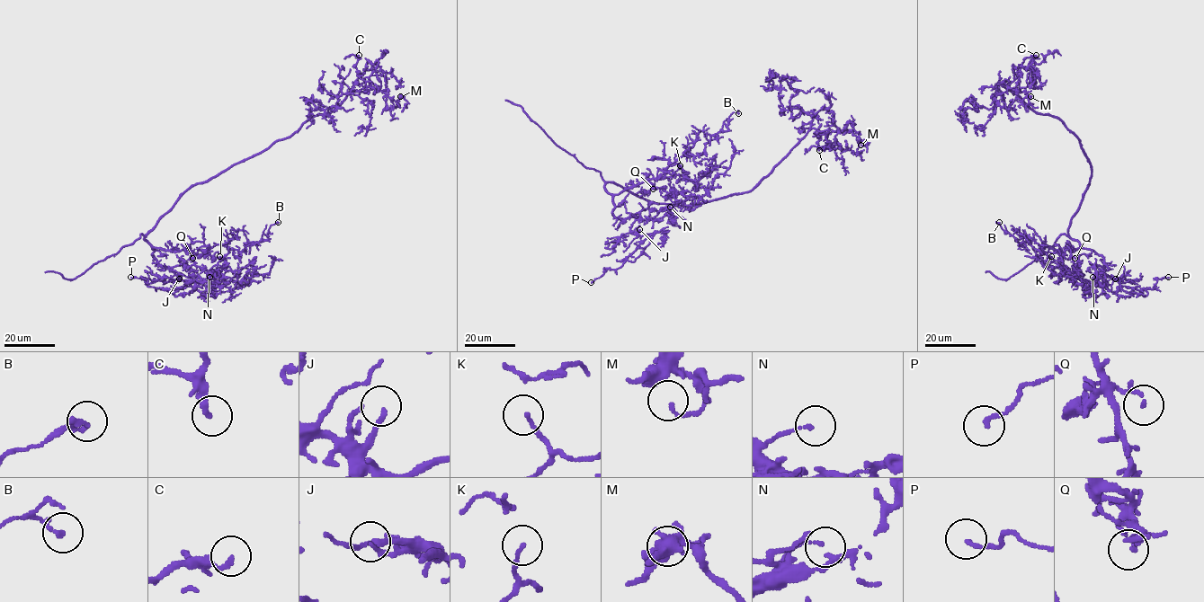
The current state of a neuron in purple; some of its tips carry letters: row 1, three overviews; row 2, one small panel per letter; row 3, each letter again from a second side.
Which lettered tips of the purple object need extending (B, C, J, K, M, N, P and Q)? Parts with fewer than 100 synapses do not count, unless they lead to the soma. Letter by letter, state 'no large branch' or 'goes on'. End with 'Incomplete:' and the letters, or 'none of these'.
B: no large branch
C: no large branch
J: no large branch
K: no large branch
M: no large branch
N: no large branch
P: no large branch
Q: no large branch
Incomplete: none of these

